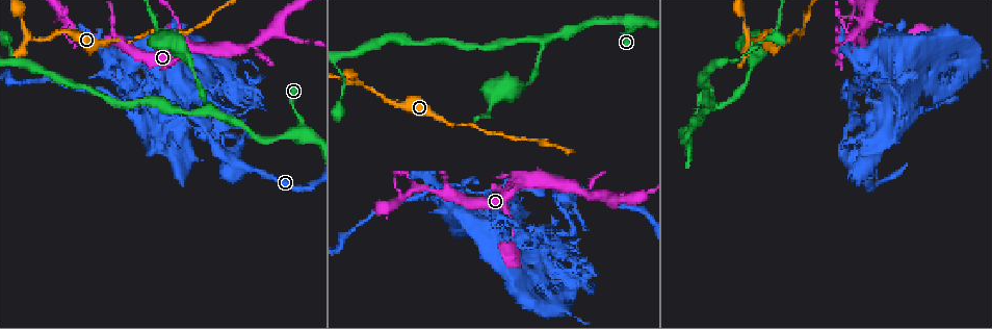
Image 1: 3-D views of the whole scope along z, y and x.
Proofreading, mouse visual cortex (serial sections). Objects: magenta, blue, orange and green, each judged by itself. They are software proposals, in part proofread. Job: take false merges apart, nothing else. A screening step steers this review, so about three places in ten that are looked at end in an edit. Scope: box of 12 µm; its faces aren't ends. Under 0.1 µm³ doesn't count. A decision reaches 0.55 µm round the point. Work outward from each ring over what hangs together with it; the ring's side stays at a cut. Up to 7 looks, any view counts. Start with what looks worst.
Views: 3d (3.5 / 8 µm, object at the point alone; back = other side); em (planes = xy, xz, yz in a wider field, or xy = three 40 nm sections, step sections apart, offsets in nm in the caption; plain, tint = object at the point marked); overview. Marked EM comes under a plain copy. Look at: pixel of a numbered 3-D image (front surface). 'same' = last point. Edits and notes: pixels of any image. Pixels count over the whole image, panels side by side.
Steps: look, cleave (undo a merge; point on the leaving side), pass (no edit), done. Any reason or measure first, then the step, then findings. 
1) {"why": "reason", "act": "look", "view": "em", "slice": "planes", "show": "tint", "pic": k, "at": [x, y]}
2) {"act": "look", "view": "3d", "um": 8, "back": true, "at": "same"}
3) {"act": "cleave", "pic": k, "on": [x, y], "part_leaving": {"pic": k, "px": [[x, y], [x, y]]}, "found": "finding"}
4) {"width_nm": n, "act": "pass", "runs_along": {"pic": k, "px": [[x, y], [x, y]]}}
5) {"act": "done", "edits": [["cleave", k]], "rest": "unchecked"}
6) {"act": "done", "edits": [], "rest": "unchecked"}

{"why": "arms part here", "act": "look", "view": "3d", "um": 8, "back": true, "pic": 1, "at": [31, 36]}

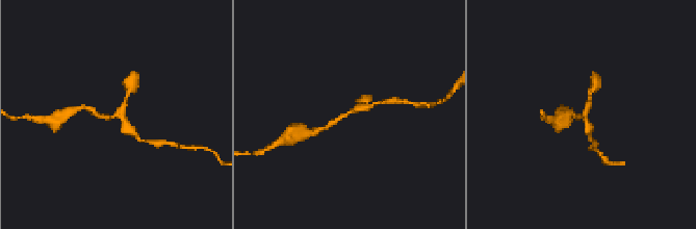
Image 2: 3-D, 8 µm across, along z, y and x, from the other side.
{"act": "look", "view": "3d", "um": 3.5, "pic": 2, "at": [118, 114]}

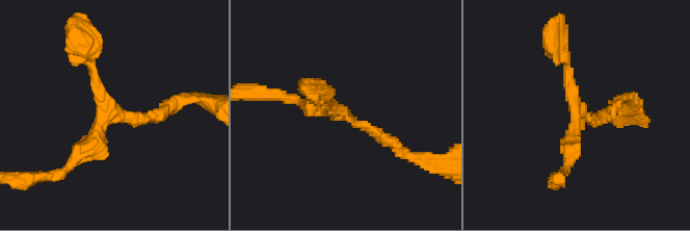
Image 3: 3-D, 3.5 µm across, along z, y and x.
{"arms": 3, "arm_widths_nm": [150, 200, 300], "act": "look", "view": "em", "slice": "xy", "step": 2, "show": "tint", "pic": 3, "at": [582, 114]}

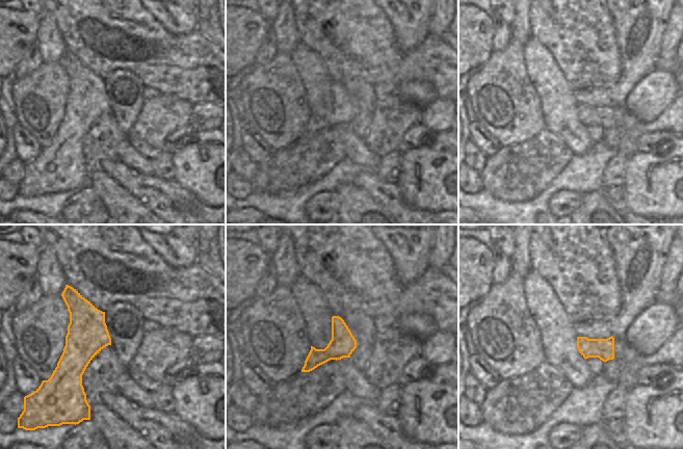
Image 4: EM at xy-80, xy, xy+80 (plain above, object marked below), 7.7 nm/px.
{"act": "pass", "found": "continuous, no second cell"}

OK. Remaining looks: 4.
{"why": "three arms meet", "act": "look", "view": "3d", "um": 8, "pic": 1, "at": [519, 180]}

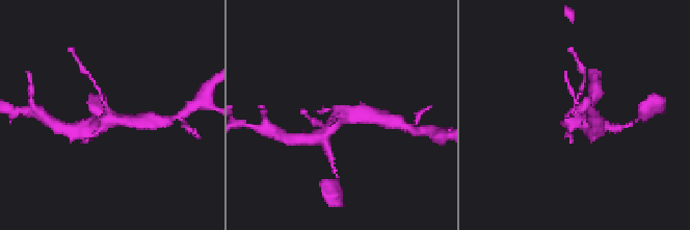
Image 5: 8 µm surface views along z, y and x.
{"act": "look", "view": "em", "slice": "xy", "step": 2, "show": "tint", "pic": 5, "at": [340, 116]}

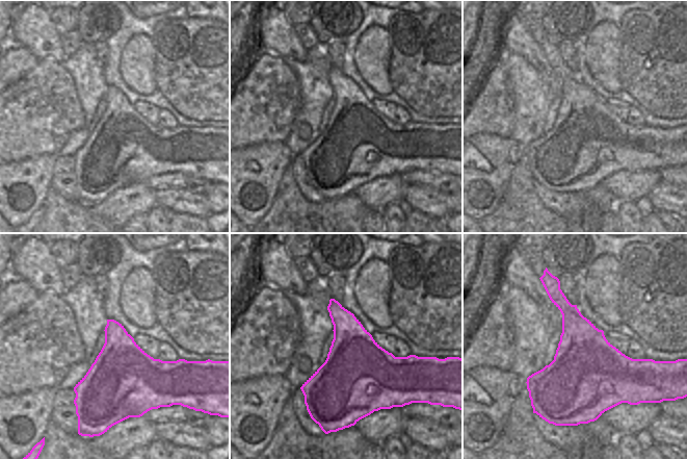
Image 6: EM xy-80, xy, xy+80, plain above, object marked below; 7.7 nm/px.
{"act": "pass", "found": "continuous, no second cell"}

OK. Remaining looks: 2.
{"act": "done", "edits": [], "rest": "unchecked"}

